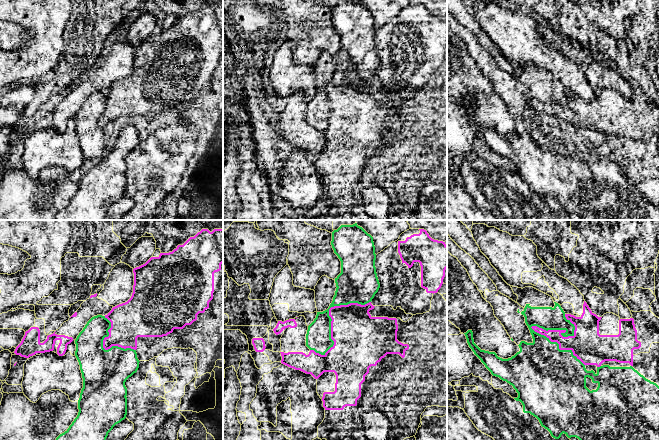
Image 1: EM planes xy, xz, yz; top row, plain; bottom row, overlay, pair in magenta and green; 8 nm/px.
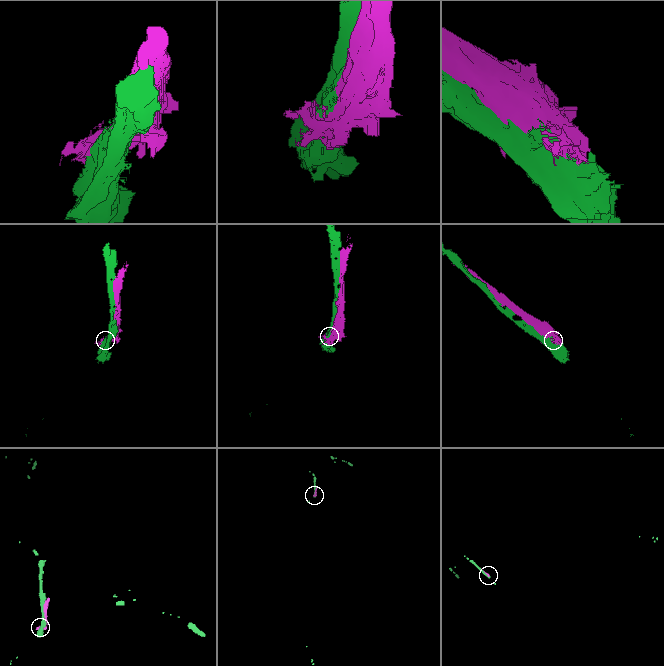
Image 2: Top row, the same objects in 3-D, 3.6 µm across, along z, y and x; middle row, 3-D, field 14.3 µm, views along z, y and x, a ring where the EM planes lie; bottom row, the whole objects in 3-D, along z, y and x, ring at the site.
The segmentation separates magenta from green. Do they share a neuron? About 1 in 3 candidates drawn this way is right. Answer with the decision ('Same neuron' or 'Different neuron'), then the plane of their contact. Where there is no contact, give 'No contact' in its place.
Different neuron. Touches magenta in yz

